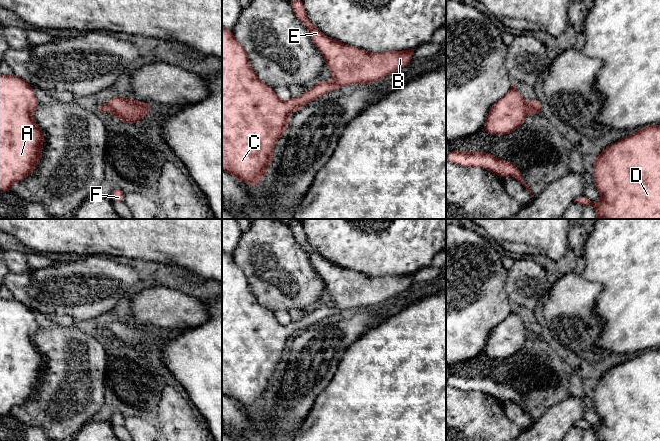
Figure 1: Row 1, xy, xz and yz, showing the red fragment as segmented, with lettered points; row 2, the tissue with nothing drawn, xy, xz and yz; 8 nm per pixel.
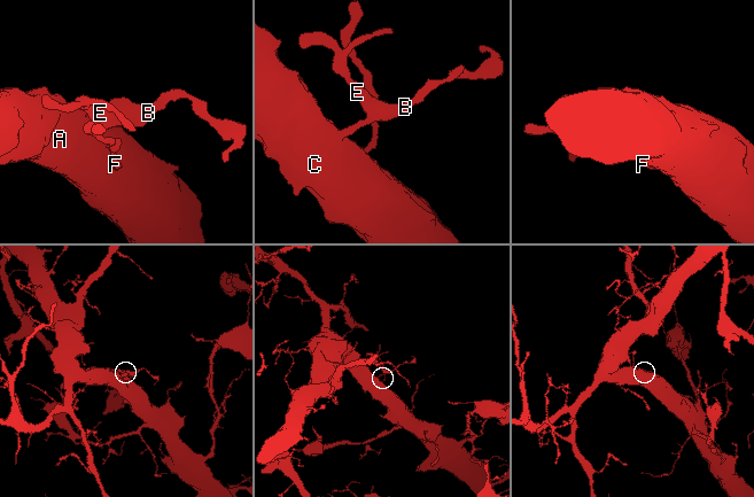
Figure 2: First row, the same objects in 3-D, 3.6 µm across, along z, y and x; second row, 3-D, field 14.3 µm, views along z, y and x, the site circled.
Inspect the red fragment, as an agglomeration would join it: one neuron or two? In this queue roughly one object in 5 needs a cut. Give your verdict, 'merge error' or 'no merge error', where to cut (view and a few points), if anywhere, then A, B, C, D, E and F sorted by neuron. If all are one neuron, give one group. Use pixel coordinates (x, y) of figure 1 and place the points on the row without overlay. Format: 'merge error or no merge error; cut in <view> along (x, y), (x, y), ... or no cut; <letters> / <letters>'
no merge error; no cut; A B C D E F

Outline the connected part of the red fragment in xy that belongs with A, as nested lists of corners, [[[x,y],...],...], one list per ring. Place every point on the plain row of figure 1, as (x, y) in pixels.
[[[0,297],[0,416],[11,415],[12,409],[30,399],[40,386],[45,358],[33,342],[39,328],[27,305]]]

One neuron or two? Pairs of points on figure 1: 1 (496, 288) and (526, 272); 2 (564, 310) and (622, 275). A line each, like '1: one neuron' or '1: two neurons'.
1: two neurons
2: two neurons

